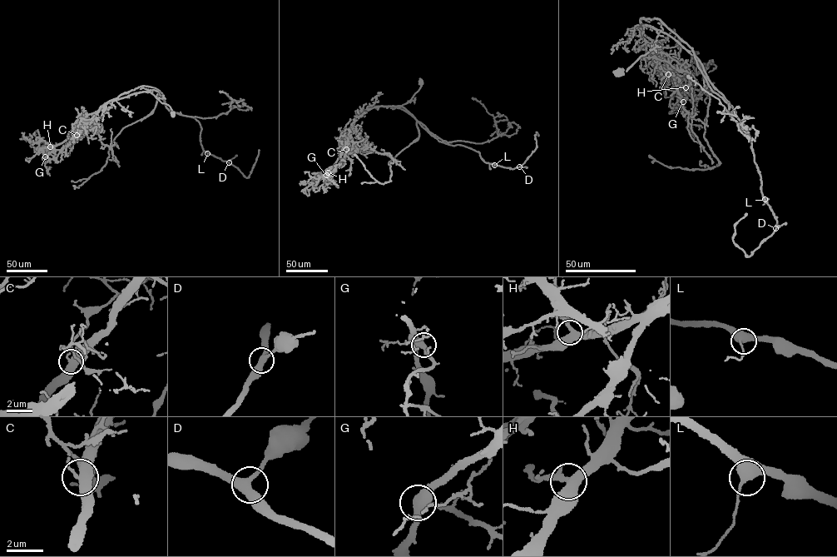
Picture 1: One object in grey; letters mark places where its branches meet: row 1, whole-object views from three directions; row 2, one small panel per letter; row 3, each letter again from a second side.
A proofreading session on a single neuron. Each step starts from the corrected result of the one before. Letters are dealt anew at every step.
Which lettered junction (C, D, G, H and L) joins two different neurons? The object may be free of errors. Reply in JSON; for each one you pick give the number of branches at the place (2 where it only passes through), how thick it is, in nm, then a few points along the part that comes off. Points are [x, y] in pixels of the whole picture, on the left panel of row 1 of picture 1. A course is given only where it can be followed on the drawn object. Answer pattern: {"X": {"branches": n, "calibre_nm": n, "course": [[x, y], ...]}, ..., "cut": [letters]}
{"C": {"branches": 3, "calibre_nm": 400, "course": [[76, 135], [81, 120], [138, 87], [157, 89], [169, 111], [202, 118], [230, 109], [232, 99], [220, 92]]}, "cut": ["C"]}

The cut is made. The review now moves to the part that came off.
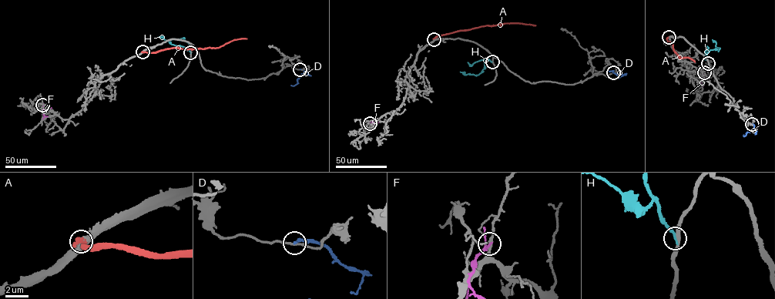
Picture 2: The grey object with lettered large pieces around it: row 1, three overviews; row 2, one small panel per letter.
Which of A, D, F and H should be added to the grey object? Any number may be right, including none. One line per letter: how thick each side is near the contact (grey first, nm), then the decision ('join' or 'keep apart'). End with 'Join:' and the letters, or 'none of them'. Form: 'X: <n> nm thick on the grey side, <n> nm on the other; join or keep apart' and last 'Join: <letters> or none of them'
A: 550 nm thick on the grey side, 240 nm on the other; keep apart
D: 180 nm thick on the grey side, 260 nm on the other; keep apart
F: 280 nm thick on the grey side, 200 nm on the other; keep apart
H: 320 nm thick on the grey side, 320 nm on the other; keep apart
Join: none of them

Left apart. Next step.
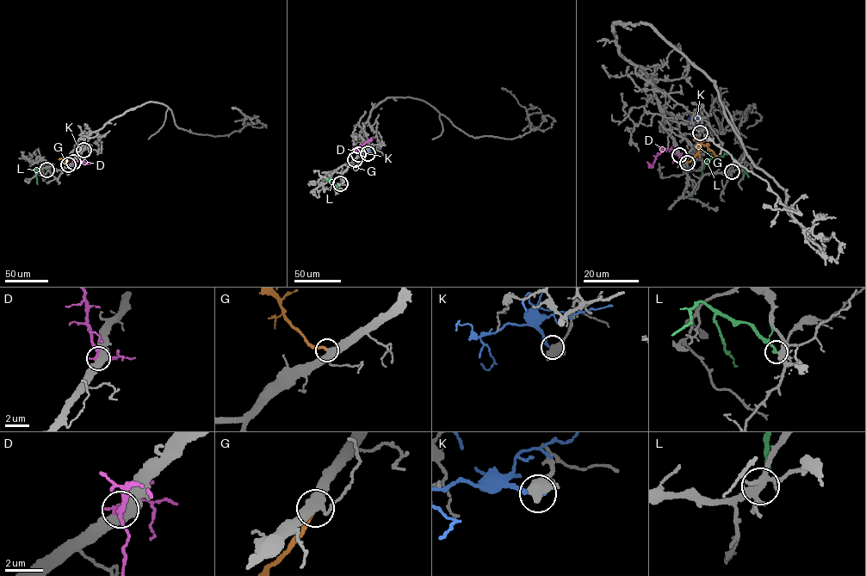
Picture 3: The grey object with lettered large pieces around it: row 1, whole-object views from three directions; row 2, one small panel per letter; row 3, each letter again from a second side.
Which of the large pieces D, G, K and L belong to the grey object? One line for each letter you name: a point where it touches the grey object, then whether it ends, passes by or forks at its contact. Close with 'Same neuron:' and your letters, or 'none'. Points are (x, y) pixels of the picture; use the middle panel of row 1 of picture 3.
G: Touches grey at (355, 159). It ends there
Same neuron: G

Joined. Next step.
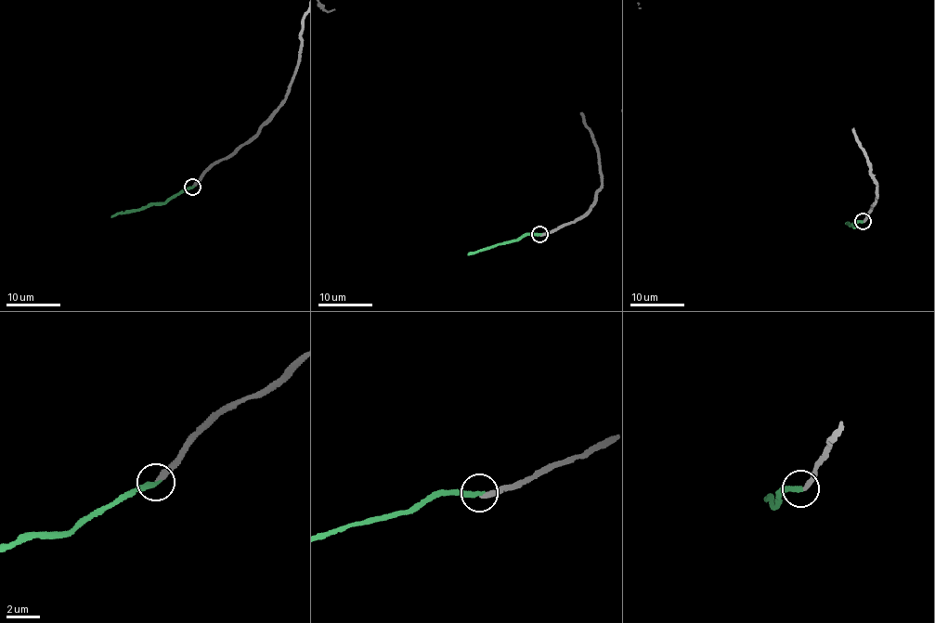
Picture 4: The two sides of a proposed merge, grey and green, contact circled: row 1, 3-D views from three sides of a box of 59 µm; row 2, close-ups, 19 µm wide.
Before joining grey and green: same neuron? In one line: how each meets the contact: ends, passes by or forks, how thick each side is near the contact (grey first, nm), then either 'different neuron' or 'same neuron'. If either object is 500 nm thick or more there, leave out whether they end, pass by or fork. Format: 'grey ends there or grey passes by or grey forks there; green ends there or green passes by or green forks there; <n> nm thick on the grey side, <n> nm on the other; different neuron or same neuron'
grey ends there; green ends there; 280 nm thick on the grey side, 280 nm on the other; same neuron

